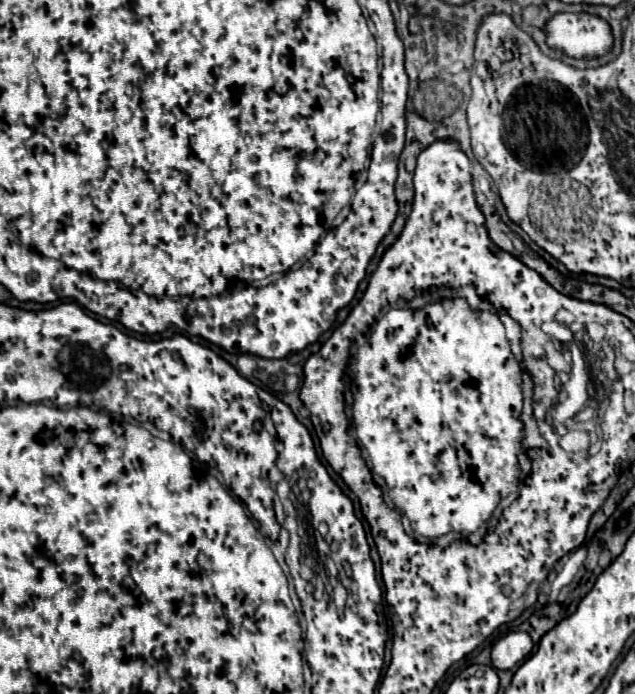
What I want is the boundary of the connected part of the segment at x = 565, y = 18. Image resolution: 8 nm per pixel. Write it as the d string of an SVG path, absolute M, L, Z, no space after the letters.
M558 13L554 15L554 19L550 19L548 27L548 45L562 49L564 53L568 53L570 57L596 57L596 55L604 55L612 49L612 35L610 35L610 27L604 19L596 17L596 15L588 15L588 13Z

